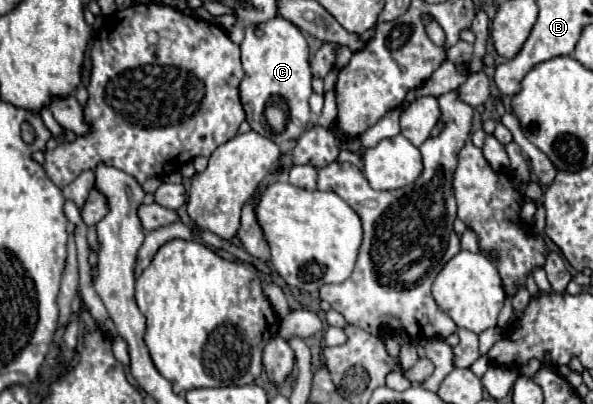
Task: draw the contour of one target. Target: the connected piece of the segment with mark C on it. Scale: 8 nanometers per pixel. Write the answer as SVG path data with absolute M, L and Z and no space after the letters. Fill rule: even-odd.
M276 16L264 24L248 26L246 36L240 44L242 48L242 66L246 70L246 76L240 84L240 98L246 110L246 120L250 122L252 130L260 132L262 136L272 138L276 144L282 144L286 140L298 138L310 120L310 108L308 98L312 94L310 80L310 64L308 64L308 42L302 36L302 32L282 16ZM272 98L282 98L282 106L286 106L286 124L282 132L274 132L264 118L266 104L272 102Z

